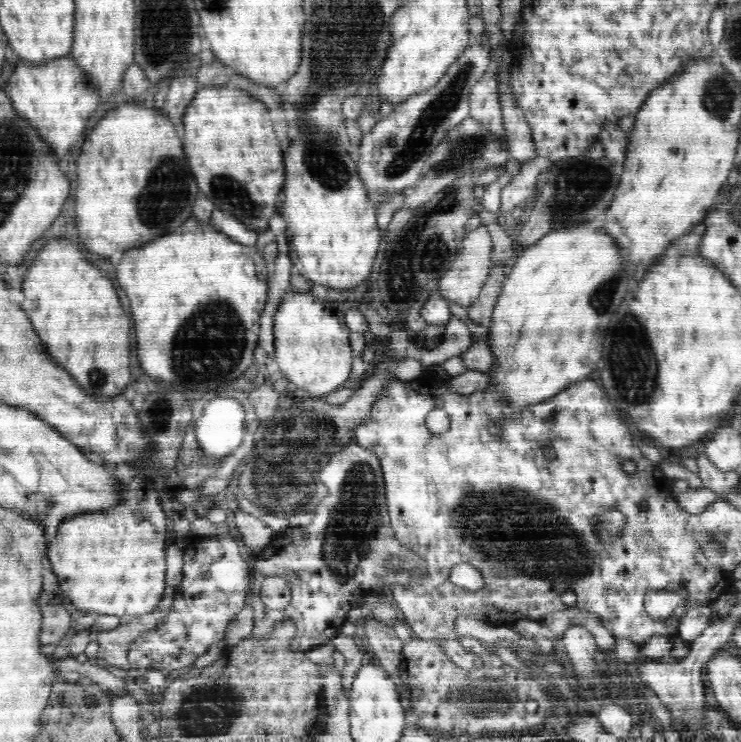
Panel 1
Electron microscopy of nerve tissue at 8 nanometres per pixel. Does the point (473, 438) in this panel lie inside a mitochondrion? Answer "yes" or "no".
no

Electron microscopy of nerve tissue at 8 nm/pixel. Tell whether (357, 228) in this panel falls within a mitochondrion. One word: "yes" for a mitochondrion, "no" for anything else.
no

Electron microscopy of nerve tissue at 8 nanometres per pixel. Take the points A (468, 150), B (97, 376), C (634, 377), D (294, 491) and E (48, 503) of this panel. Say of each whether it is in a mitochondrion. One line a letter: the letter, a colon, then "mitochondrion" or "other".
A: mitochondrion
B: mitochondrion
C: mitochondrion
D: mitochondrion
E: mitochondrion

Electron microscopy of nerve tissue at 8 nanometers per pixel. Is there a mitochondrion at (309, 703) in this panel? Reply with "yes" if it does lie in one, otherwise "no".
no

